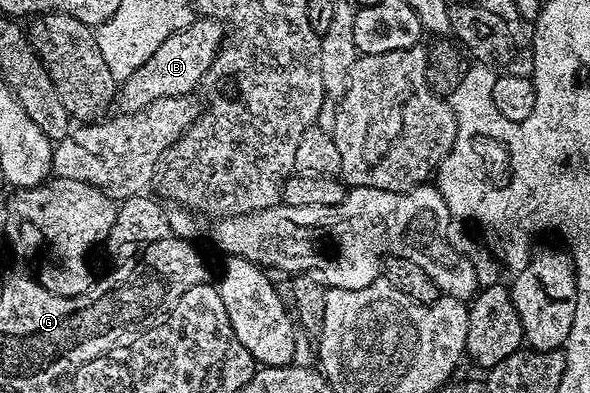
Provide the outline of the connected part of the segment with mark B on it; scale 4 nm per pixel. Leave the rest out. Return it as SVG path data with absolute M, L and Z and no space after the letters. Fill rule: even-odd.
M195 17L182 30L166 38L138 70L134 70L129 78L119 83L114 97L115 109L119 112L133 113L157 98L193 93L201 85L205 73L217 56L217 50L223 44L225 35L225 27L216 17Z

